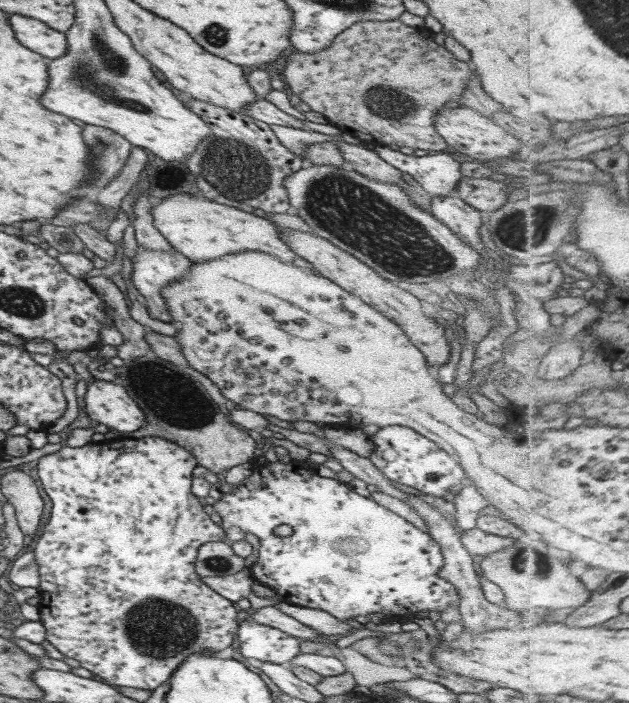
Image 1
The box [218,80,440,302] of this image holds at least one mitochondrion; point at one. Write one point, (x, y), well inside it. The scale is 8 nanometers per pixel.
(392, 105)

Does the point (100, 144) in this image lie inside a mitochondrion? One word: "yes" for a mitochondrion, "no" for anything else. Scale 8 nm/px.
yes

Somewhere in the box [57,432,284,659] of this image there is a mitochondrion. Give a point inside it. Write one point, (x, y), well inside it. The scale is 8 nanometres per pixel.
(216, 563)

